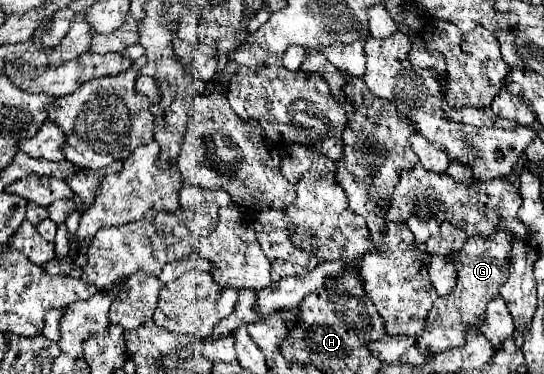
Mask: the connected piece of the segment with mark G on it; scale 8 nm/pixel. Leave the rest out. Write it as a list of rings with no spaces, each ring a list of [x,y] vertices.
[[[499,228],[491,234],[491,238],[469,238],[465,246],[451,256],[455,268],[457,268],[457,286],[447,298],[439,298],[439,302],[433,304],[433,320],[427,322],[425,334],[417,340],[417,346],[437,354],[451,348],[461,348],[467,340],[467,334],[479,334],[481,322],[485,320],[485,308],[493,300],[493,296],[499,294],[501,284],[507,276],[507,266],[513,250],[513,238],[515,234]]]

